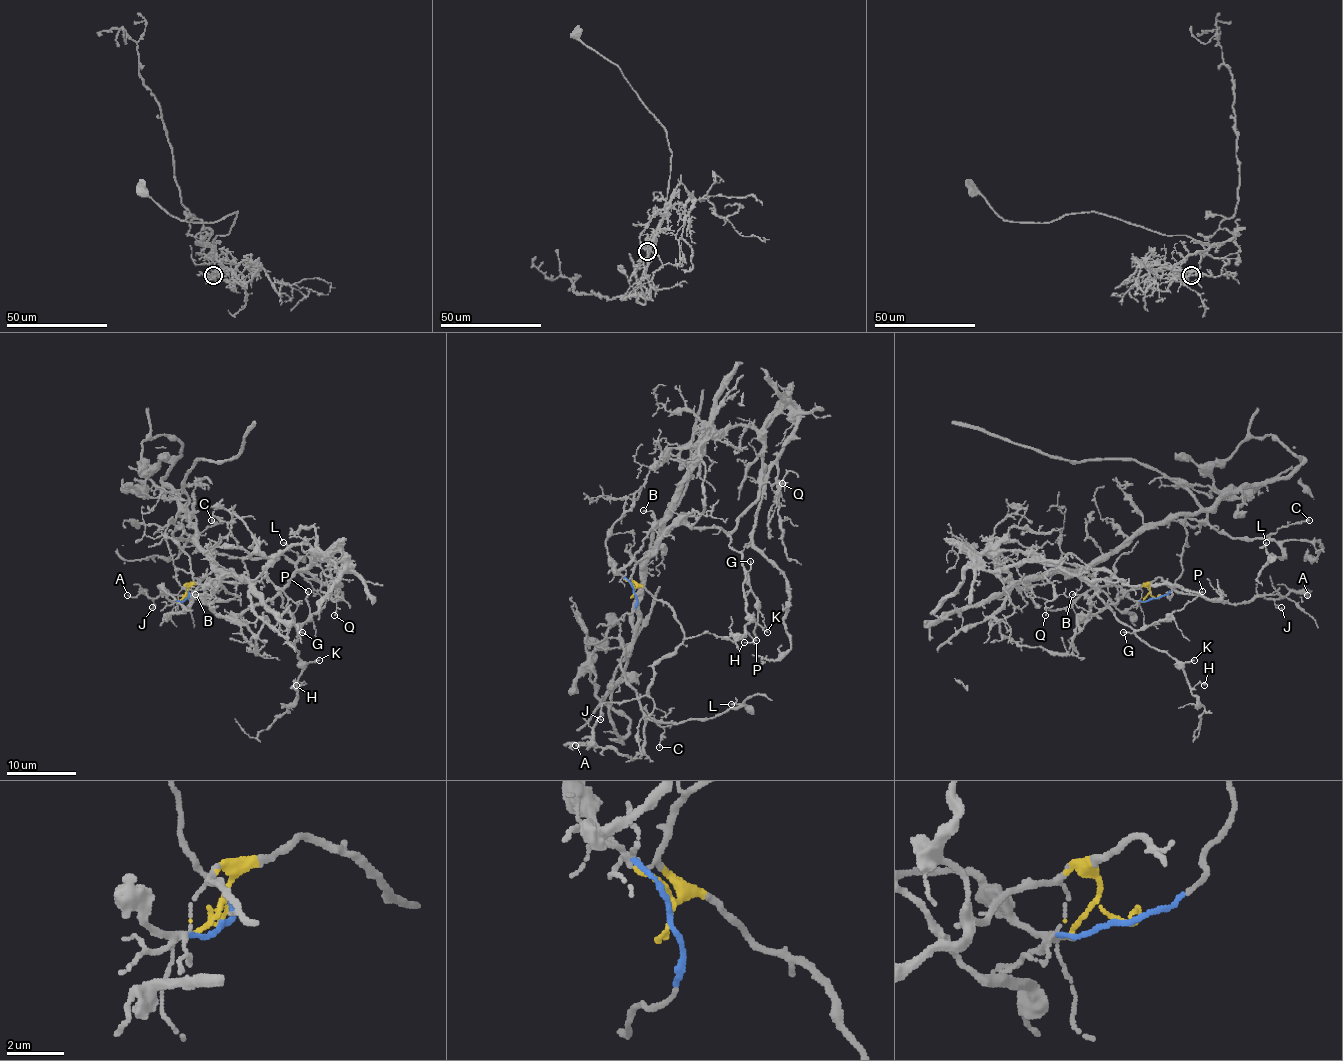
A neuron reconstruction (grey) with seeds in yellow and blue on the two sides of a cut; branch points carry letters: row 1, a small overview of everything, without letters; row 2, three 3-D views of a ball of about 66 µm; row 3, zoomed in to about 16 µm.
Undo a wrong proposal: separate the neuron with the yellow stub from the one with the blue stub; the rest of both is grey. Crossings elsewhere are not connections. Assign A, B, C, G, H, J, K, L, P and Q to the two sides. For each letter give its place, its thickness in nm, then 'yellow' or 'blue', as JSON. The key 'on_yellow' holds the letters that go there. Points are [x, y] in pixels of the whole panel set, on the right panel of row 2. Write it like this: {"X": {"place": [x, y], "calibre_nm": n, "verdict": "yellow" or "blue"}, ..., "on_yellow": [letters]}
{"A": {"place": [1307, 595], "calibre_nm": 120, "verdict": "yellow"}, "B": {"place": [1072, 594], "calibre_nm": 160, "verdict": "yellow"}, "C": {"place": [1309, 520], "calibre_nm": 160, "verdict": "blue"}, "G": {"place": [1123, 632], "calibre_nm": 150, "verdict": "yellow"}, "H": {"place": [1204, 685], "calibre_nm": 90, "verdict": "yellow"}, "J": {"place": [1281, 607], "calibre_nm": 140, "verdict": "yellow"}, "K": {"place": [1194, 660], "calibre_nm": 160, "verdict": "yellow"}, "L": {"place": [1266, 542], "calibre_nm": 110, "verdict": "blue"}, "P": {"place": [1202, 591], "calibre_nm": 140, "verdict": "yellow"}, "Q": {"place": [1045, 615], "calibre_nm": 100, "verdict": "yellow"}, "on_yellow": ["A", "B", "G", "H", "J", "K", "P", "Q"]}

